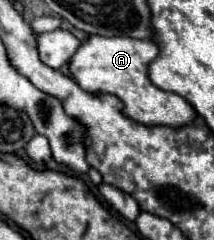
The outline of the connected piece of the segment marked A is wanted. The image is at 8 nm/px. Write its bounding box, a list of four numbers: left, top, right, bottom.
[68,35,194,127]

